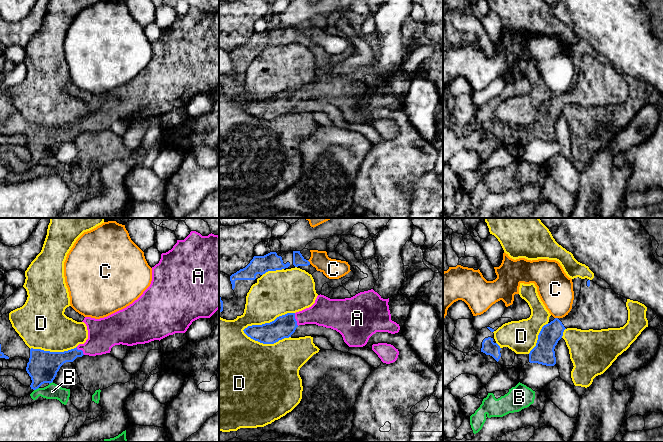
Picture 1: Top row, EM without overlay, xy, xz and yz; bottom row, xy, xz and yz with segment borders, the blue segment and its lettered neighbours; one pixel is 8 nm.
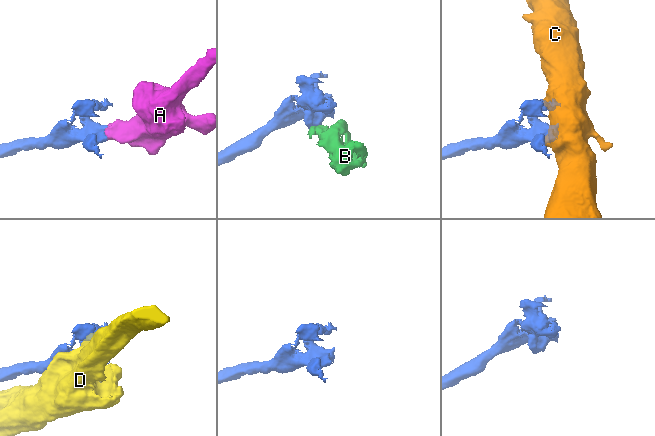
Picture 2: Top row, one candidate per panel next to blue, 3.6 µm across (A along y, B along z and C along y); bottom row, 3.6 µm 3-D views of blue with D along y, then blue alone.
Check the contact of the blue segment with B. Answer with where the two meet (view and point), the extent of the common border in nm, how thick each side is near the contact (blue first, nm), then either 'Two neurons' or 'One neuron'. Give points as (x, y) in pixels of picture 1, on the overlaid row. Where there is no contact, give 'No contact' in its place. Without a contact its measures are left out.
Touches blue at xy (36, 388). Shared border 50 nm. Thickness 240 nm (blue) against 120 nm. Two neurons

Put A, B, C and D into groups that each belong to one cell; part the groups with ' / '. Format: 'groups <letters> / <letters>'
groups A / B / C / D

